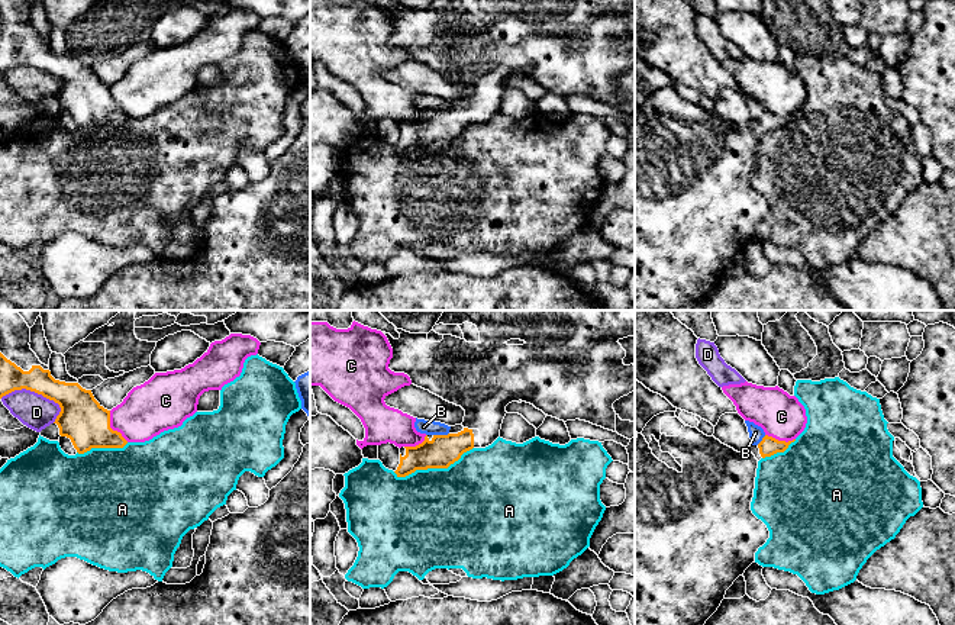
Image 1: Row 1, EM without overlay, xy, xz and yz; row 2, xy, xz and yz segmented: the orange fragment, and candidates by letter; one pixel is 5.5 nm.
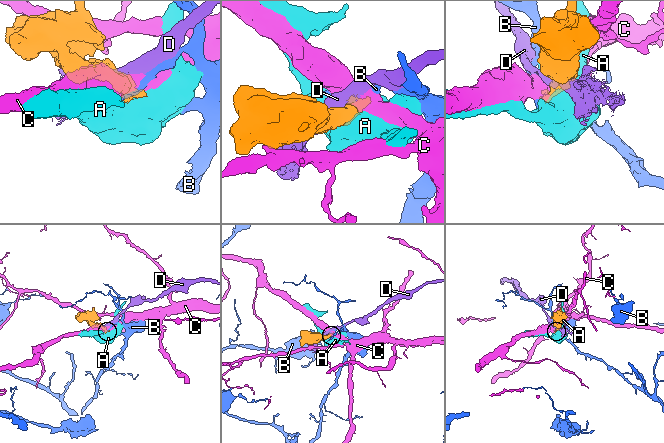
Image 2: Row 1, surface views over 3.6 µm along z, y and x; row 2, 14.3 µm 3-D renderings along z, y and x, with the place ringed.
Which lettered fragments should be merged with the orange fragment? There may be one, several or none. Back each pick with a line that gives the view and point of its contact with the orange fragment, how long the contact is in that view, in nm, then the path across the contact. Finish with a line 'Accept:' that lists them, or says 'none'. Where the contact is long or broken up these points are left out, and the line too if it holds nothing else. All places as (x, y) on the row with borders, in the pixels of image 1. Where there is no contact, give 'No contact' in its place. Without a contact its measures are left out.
Accept: none

